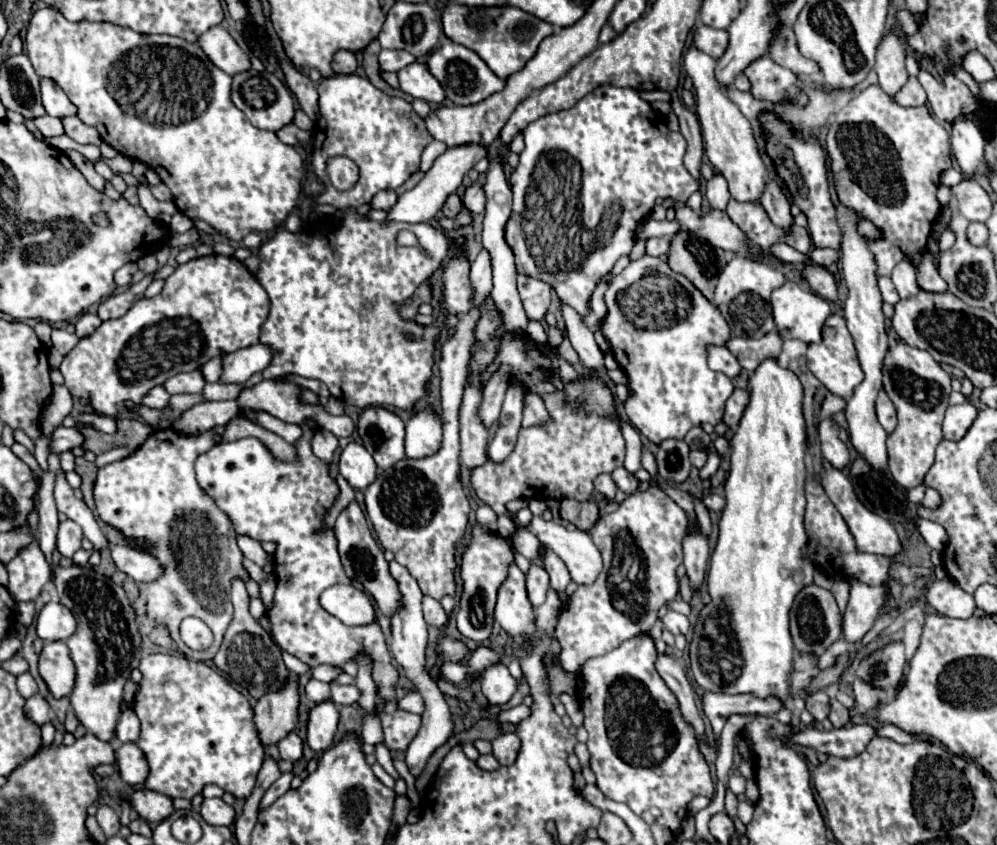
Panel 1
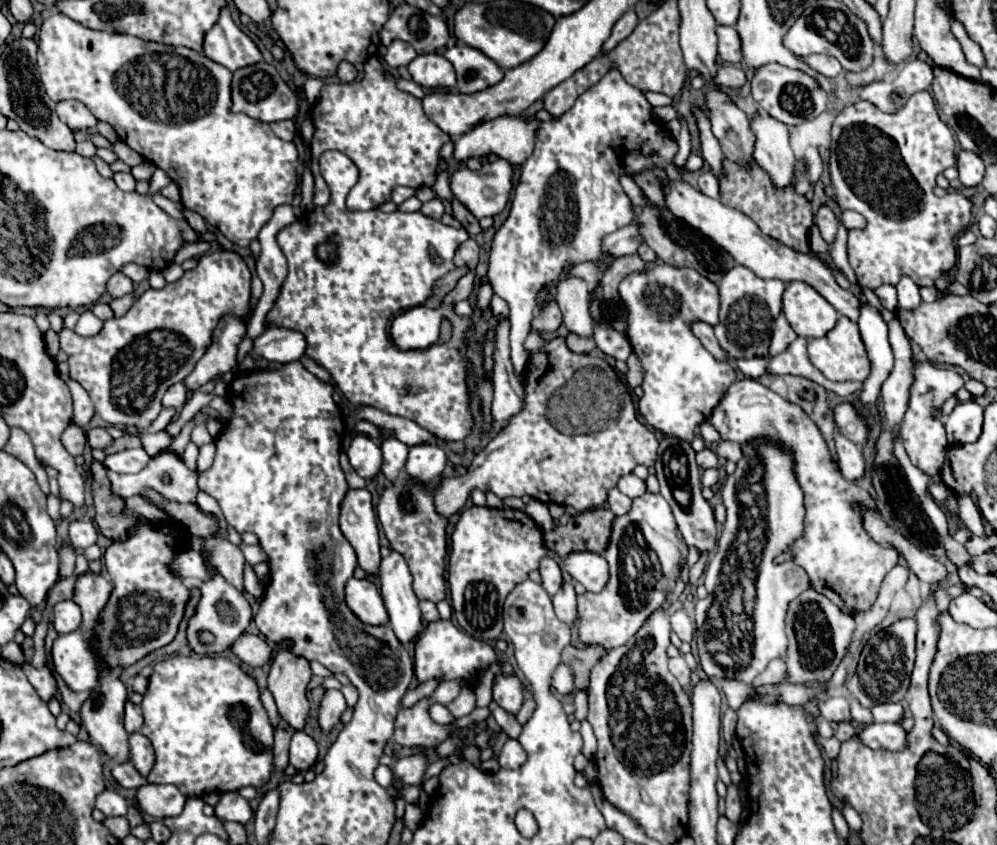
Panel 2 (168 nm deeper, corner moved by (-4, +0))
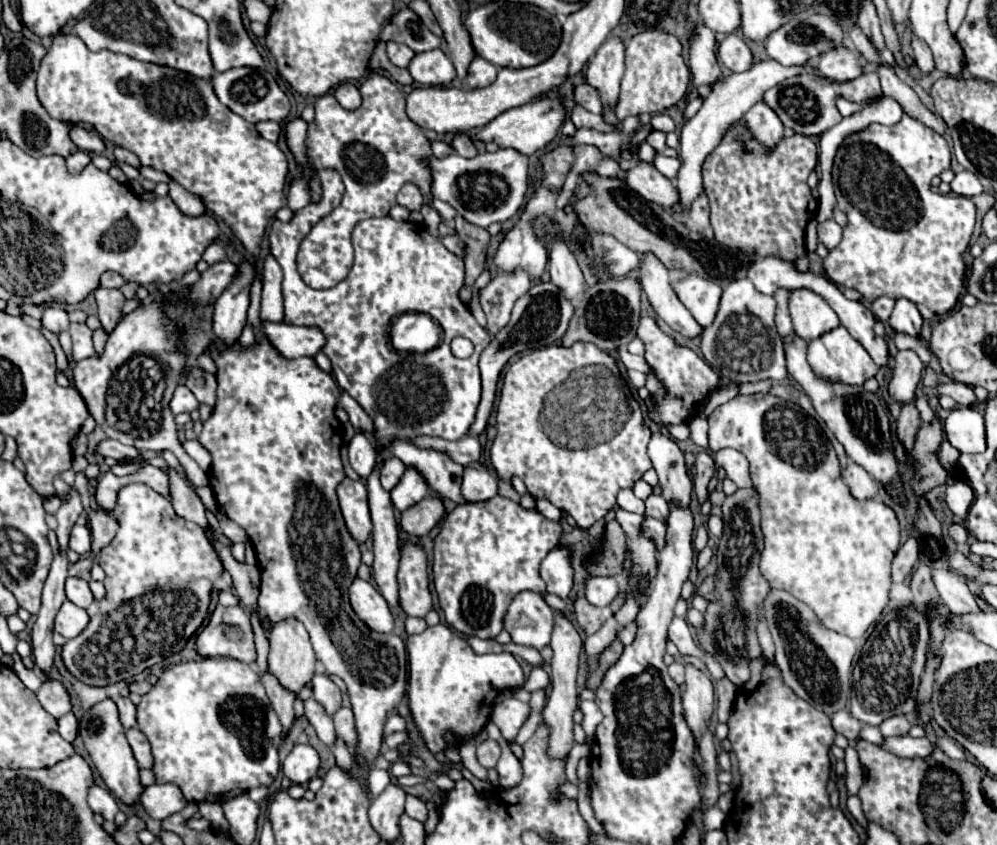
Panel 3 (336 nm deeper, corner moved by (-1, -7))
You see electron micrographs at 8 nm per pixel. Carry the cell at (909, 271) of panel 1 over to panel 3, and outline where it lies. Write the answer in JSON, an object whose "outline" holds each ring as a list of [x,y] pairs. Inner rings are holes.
{"outline":[[[905,297],[897,299],[895,309],[891,313],[891,319],[889,319],[891,329],[899,331],[899,333],[907,333],[911,337],[917,337],[921,331],[921,323],[923,323],[923,317],[917,311],[915,303],[905,299]]]}

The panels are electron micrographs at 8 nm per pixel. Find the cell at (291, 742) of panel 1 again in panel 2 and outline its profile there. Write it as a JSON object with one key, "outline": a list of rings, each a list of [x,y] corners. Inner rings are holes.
{"outline":[[[296,732],[290,742],[290,764],[298,772],[306,772],[318,758],[318,746],[306,732]]]}

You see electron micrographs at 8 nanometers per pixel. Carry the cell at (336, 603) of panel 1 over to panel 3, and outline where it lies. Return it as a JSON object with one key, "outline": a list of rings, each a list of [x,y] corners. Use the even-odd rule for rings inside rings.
{"outline":[[[355,579],[349,589],[349,601],[357,617],[373,631],[391,633],[393,631],[393,615],[389,611],[383,595],[363,579]]]}

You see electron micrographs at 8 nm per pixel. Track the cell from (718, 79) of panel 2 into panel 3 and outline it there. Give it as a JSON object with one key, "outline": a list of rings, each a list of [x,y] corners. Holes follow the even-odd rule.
{"outline":[[[695,25],[697,39],[689,47],[689,69],[695,85],[713,87],[723,79],[721,67],[715,59],[715,33],[705,25]]]}

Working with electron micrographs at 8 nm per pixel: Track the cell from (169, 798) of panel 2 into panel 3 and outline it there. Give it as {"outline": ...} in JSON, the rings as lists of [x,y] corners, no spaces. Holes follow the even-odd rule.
{"outline":[[[155,783],[141,793],[139,803],[143,805],[143,809],[147,811],[149,817],[161,821],[161,819],[181,811],[187,805],[187,799],[179,791],[179,787],[175,787],[171,783],[165,783],[165,785]]]}

